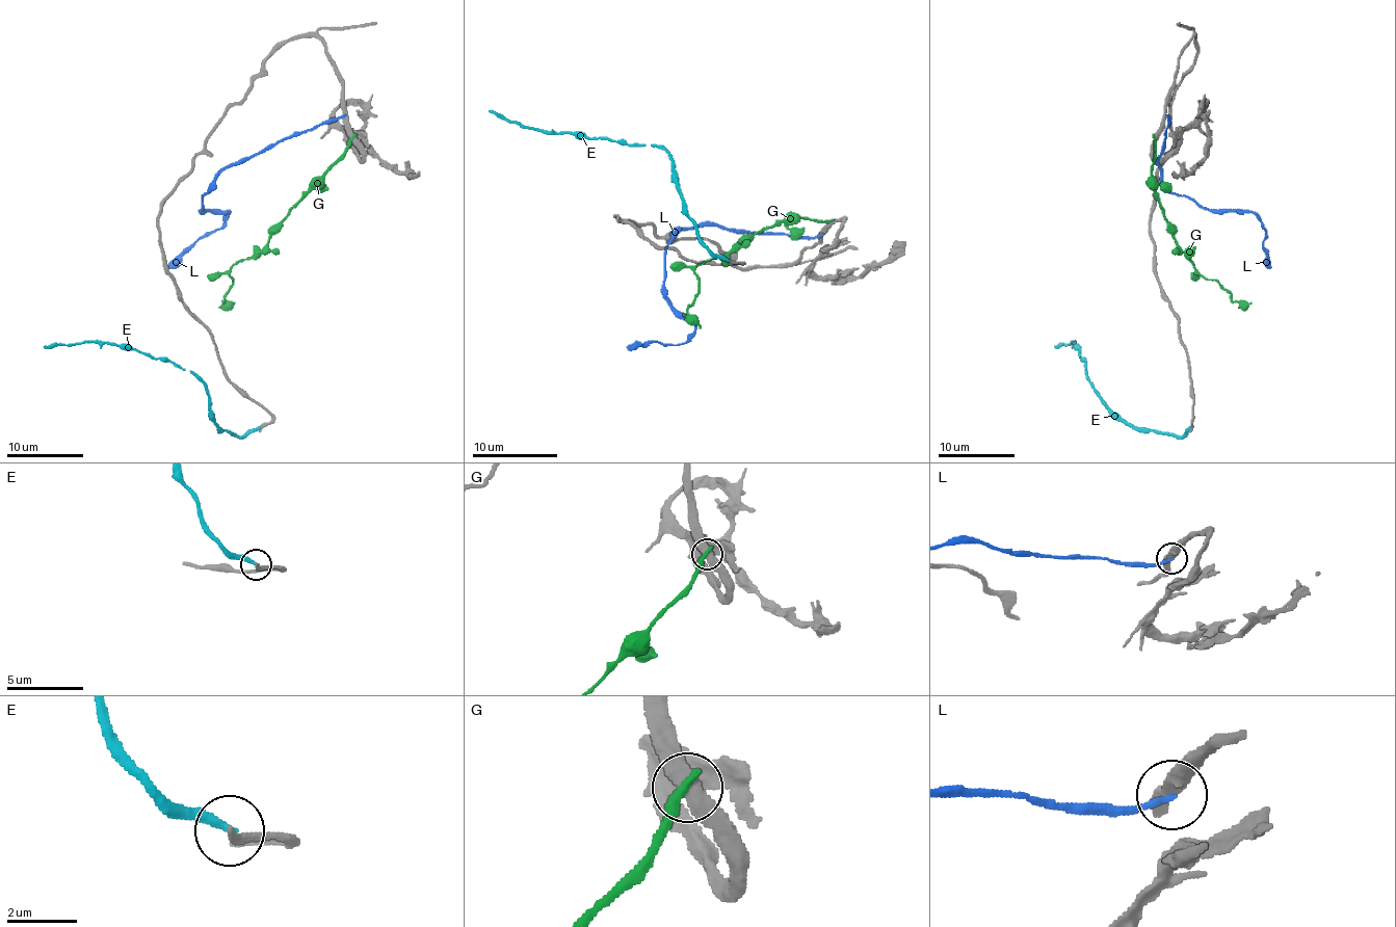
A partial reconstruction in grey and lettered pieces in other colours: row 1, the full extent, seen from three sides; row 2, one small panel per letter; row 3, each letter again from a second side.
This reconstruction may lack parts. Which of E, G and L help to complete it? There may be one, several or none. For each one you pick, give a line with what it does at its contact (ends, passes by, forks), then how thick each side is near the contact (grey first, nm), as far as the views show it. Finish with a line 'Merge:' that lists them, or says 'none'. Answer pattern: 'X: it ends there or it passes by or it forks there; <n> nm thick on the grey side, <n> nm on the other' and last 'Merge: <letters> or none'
Merge: none

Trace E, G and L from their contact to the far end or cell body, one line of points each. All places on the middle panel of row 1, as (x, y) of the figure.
E: (729, 261), (703, 242), (696, 222), (688, 214), (673, 161), (662, 149), (545, 131), (508, 123), (490, 110)
G: (831, 220), (778, 220), (747, 236), (729, 253), (696, 265), (699, 293), (688, 315), (701, 327)
L: (822, 234), (680, 229), (666, 246), (664, 297), (694, 323), (694, 334), (680, 344), (628, 348)

